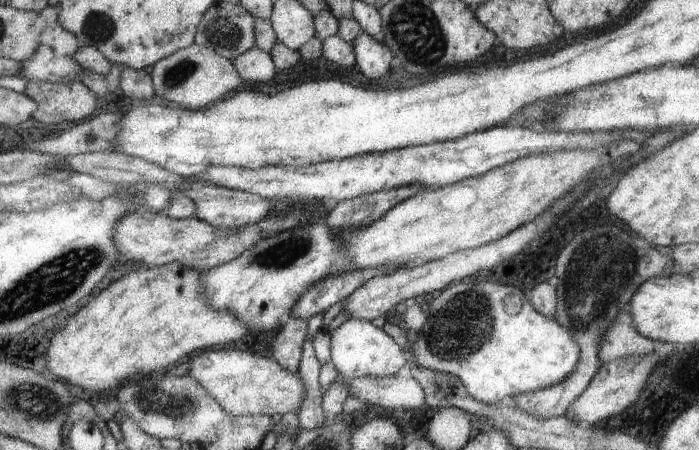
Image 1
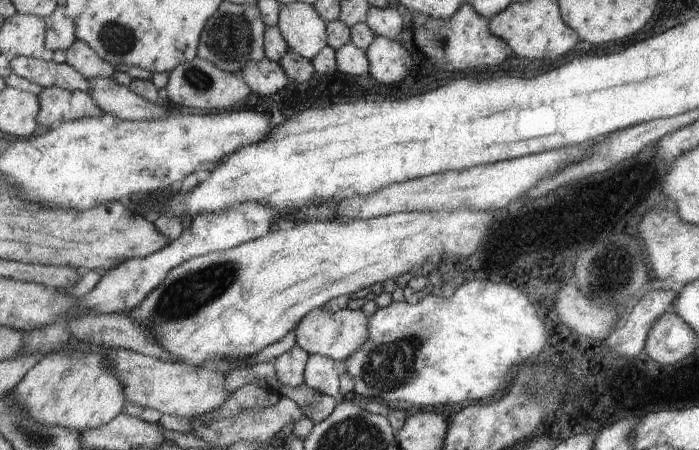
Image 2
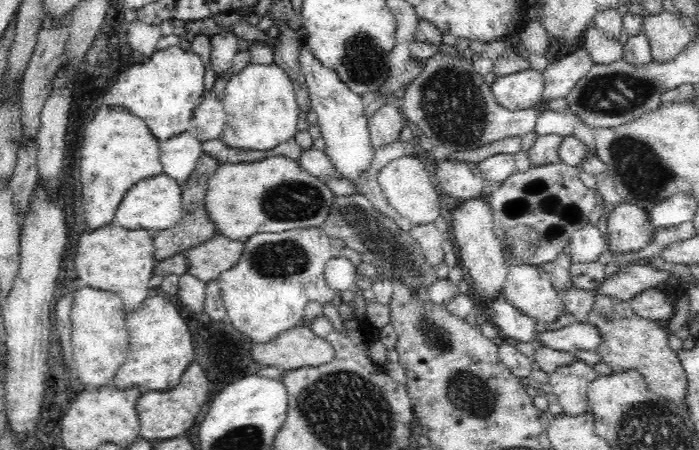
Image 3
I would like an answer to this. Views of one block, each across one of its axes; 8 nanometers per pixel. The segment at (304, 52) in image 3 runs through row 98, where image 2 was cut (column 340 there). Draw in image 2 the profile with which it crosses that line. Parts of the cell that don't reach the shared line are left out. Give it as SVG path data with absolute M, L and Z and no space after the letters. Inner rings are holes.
M316 308L316 311L308 312L308 315L296 324L294 336L296 345L309 356L318 354L344 363L346 358L350 358L368 340L369 331L368 316L362 310L346 308L337 312L328 312L324 308Z

